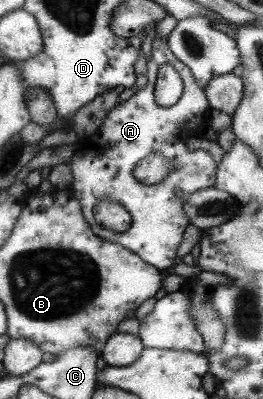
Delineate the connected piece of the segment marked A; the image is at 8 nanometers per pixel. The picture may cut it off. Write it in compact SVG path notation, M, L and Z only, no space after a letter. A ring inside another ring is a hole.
M155 35L151 49L151 59L147 61L147 85L141 88L137 94L132 95L123 103L116 101L113 110L109 111L109 115L103 119L101 126L95 127L91 131L91 136L83 141L78 141L76 146L79 150L79 155L75 155L69 166L72 171L73 181L71 192L74 198L81 204L82 215L86 217L86 221L93 227L93 232L101 239L116 242L120 246L126 247L129 251L133 251L142 259L146 260L152 267L158 267L160 270L169 269L174 265L177 250L183 242L183 234L190 224L190 218L184 214L184 203L186 199L198 193L201 190L214 188L217 186L218 166L213 161L213 156L208 151L198 149L193 152L187 149L189 138L202 138L203 133L201 128L210 128L210 103L206 97L203 87L195 81L194 74L191 69L177 60L169 47L168 39ZM171 63L177 73L181 75L185 90L179 102L170 107L163 107L154 94L154 89L157 88L158 72L163 65ZM150 154L161 154L167 160L173 162L170 166L170 171L158 184L148 186L146 183L139 182L134 176L136 166L143 158L147 158ZM175 188L181 190L182 195L176 195ZM103 200L113 200L119 202L130 214L132 225L126 232L118 232L108 230L94 216L94 210L97 209L98 203Z

